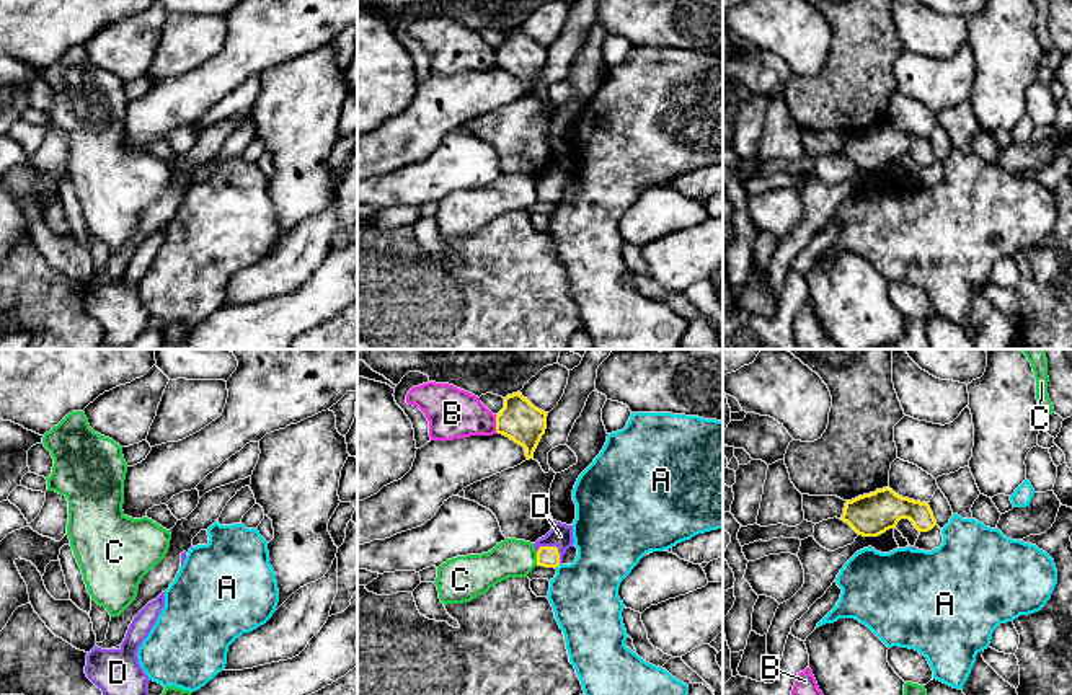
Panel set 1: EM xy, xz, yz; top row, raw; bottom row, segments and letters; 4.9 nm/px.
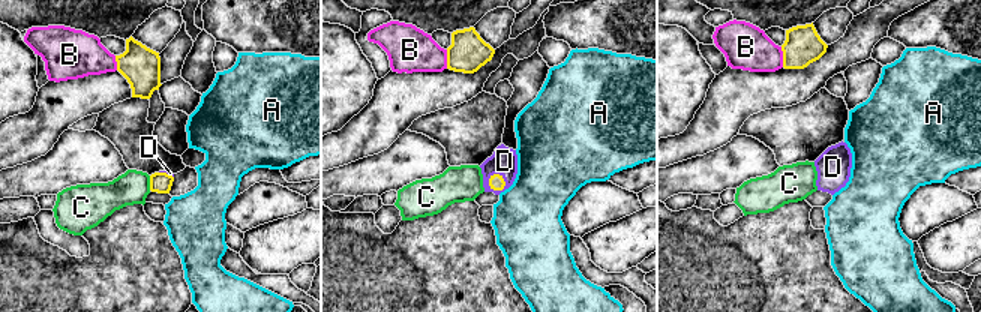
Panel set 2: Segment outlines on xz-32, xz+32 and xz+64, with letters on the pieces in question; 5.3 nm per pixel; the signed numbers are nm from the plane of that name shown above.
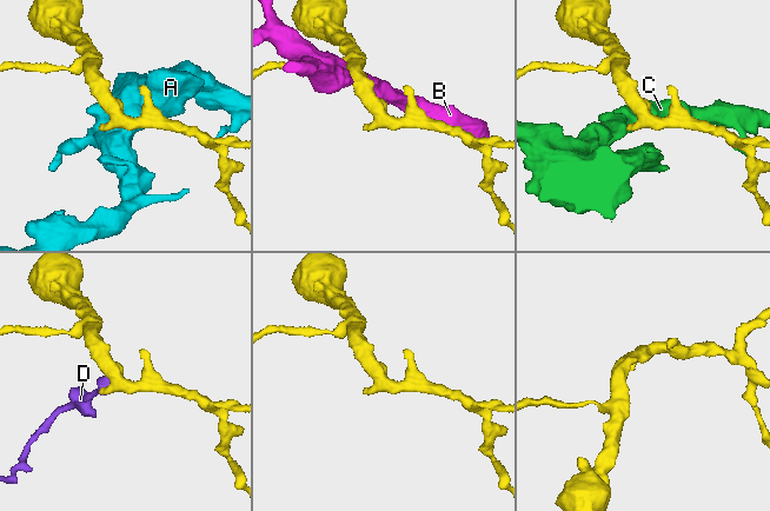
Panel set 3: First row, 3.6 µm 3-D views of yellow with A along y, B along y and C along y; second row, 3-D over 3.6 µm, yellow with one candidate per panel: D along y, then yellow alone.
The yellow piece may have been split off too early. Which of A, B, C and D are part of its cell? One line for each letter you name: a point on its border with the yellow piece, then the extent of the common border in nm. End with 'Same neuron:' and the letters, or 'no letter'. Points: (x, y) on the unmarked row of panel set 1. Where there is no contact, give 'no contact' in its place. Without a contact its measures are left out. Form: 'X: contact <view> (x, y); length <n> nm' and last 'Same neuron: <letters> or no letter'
D: contact xz (555, 181); length 140 nm
Same neuron: D

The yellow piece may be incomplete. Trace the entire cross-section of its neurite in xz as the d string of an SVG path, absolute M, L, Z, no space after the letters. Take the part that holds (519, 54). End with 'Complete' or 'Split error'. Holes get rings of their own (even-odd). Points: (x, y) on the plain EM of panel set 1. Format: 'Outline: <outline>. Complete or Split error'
Outline: M517 26L504 33L504 42L496 49L496 67L522 80L530 95L545 69L547 51Z. Complete

